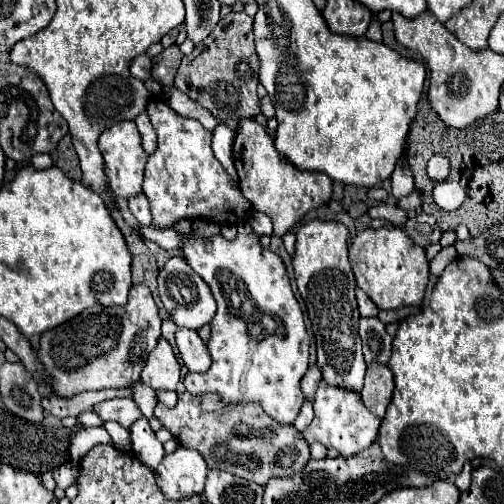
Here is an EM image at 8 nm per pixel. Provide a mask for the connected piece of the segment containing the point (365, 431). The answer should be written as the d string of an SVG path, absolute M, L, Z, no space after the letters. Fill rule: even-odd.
M321 381L319 389L315 393L313 409L315 409L315 417L313 417L311 425L303 431L305 441L307 443L323 443L325 447L333 447L343 457L353 457L353 455L361 453L375 441L375 437L379 433L381 419L375 417L373 413L369 413L365 409L365 405L361 403L361 397L353 391L331 387L325 381Z

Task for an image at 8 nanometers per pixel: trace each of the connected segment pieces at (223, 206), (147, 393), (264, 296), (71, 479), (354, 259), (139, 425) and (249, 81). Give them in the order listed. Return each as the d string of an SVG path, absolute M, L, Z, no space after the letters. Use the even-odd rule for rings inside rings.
M153 99L147 115L157 131L157 149L149 155L145 167L143 193L149 199L153 227L167 229L183 219L217 219L217 223L243 223L251 211L251 203L237 189L235 181L225 173L211 149L211 131L199 121L179 117L165 101Z
M139 381L139 383L135 383L131 389L133 389L133 393L135 393L133 401L139 405L139 409L143 411L143 415L145 415L147 419L155 419L155 413L153 413L155 405L157 405L157 397L155 397L155 391L153 391L151 387L143 385L141 381Z
M243 223L237 229L239 233L235 241L227 241L221 235L213 239L183 241L187 263L211 287L213 297L217 301L217 313L211 321L211 339L207 343L213 363L205 373L185 375L183 383L191 395L217 393L225 405L253 401L259 403L263 411L271 415L275 421L293 423L305 403L301 379L309 369L309 335L305 331L303 313L291 291L291 283L283 261L273 251L261 247L259 237L251 231L249 223ZM245 299L253 299L257 309L255 315L251 315L249 319L245 319Z
M71 460L69 463L60 465L53 470L53 477L57 481L57 487L61 487L61 489L67 489L69 485L73 485L77 481L77 475L79 475L79 467L77 463Z
M399 227L365 229L357 233L349 247L349 259L359 289L363 289L379 309L421 305L429 277L429 261L425 249L415 245Z
M145 417L135 421L129 427L129 435L131 435L131 443L137 459L145 463L149 469L155 469L163 459L165 451L163 451L163 445L155 439L155 433L149 421Z
M231 11L227 17L223 17L209 37L205 37L205 41L197 45L191 55L183 57L173 87L209 109L219 121L257 117L261 113L261 105L257 95L259 57L253 41L253 19L245 11Z

